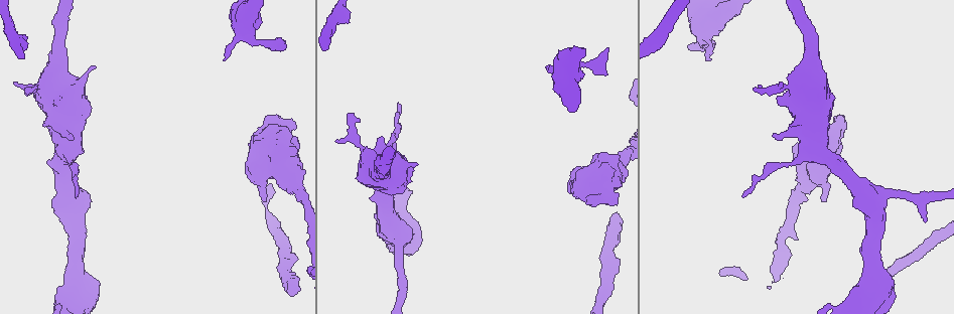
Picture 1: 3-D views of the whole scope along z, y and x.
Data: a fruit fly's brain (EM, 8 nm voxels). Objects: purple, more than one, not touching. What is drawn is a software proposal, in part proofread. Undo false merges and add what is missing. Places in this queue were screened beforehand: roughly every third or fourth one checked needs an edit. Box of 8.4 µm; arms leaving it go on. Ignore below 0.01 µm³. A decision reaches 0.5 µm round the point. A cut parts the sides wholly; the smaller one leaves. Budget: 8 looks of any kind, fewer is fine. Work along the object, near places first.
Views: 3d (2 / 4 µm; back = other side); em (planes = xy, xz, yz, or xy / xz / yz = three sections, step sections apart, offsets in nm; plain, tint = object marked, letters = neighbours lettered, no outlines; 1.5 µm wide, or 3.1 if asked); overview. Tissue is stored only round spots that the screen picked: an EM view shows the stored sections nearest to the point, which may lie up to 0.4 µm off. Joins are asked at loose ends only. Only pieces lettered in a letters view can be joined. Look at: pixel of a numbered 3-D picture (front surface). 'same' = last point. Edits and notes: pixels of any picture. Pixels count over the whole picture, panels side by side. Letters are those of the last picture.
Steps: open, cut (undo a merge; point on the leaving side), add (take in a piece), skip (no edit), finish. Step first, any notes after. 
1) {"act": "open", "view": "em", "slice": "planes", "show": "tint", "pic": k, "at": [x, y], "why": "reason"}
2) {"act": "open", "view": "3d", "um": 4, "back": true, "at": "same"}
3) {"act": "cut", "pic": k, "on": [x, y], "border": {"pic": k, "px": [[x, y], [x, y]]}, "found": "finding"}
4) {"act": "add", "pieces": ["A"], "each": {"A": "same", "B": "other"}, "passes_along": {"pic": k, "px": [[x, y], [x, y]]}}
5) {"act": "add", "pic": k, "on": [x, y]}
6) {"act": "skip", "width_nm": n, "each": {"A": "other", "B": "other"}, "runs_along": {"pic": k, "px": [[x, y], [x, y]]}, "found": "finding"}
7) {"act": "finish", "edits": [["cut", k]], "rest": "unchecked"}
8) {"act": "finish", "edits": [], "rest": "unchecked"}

{"act": "open", "view": "em", "slice": "planes", "show": "letters", "pic": 1, "at": [263, 199], "why": "thick end"}

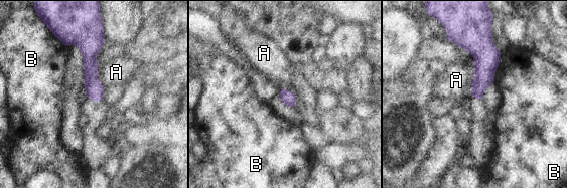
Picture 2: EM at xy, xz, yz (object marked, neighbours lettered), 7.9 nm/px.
{"act": "skip", "each": {"A": "other", "B": "other"}, "border": {"pic": 2, "px": [[474, 67], [474, 79], [469, 92]]}, "found": "no lettered piece goes on from it"}

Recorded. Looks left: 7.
{"act": "open", "view": "3d", "um": 4, "pic": 1, "at": [616, 213], "why": "free end"}

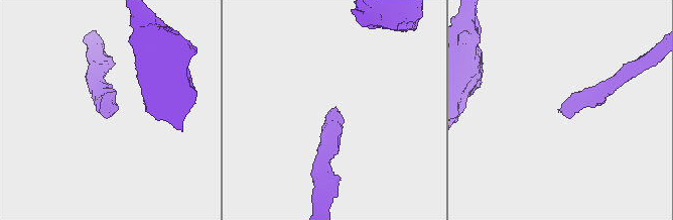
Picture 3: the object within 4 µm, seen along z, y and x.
{"act": "open", "view": "em", "slice": "xy", "step": 4, "show": "tint", "pic": 3, "at": [335, 107]}

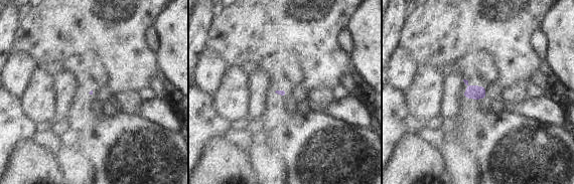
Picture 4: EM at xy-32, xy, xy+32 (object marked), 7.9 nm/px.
{"act": "open", "view": "em", "slice": "planes", "show": "letters", "at": "same"}

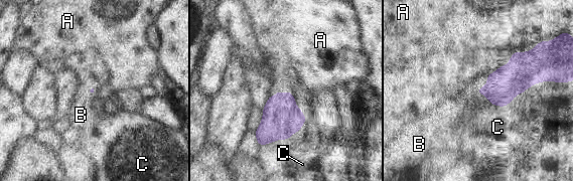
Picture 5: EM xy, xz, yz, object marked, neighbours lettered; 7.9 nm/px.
{"act": "add", "pieces": ["B"], "each": {"A": "other", "B": "same", "C": "other"}, "passes_along": {"pic": 5, "px": [[504, 84], [481, 93], [456, 111]]}, "found": "the cell continues"}

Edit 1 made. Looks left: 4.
{"act": "open", "view": "overview", "why": "see it whole again"}

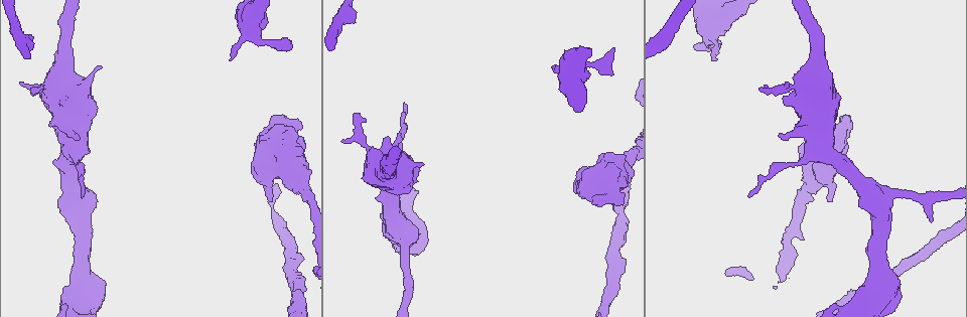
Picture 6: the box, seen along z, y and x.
{"act": "open", "view": "em", "slice": "planes", "show": "letters", "pic": 6, "at": [268, 41], "why": "thin neck"}

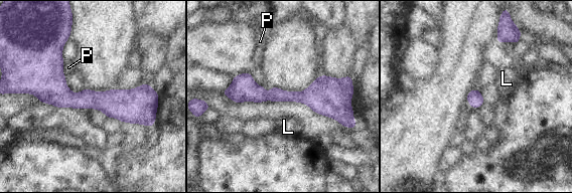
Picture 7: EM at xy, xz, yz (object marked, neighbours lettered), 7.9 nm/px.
{"act": "skip", "each": {"L": "other", "P": "other"}, "runs_along": {"pic": 7, "px": [[30, 85], [68, 100], [150, 91]]}, "found": "one cell here"}

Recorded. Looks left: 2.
{"act": "finish", "edits": [["add", 5]], "rest": "unchecked"}

